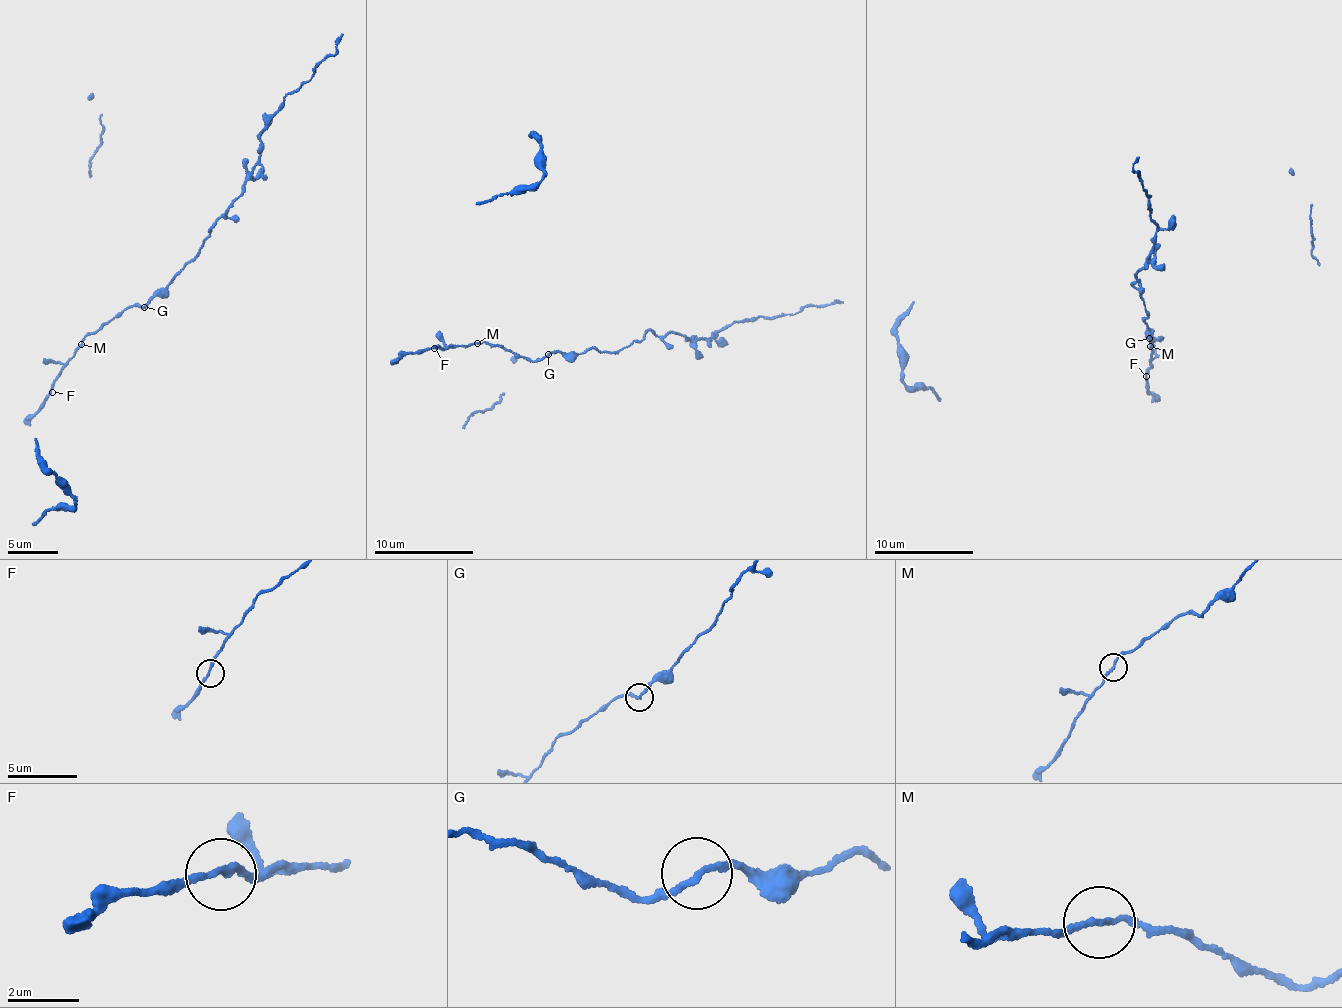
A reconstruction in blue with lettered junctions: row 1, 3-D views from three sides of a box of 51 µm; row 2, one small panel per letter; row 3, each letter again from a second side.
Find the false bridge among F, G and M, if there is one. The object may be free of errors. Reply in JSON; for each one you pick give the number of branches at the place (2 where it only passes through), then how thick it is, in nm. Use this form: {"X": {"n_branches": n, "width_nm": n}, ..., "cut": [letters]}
{"cut": []}

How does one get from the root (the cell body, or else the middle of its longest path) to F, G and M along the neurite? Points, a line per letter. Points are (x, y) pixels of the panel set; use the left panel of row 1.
F: (97, 330), (83, 339), (52, 384), (52, 392)
G: (97, 330), (131, 306), (144, 308)
M: (97, 330), (80, 344)

